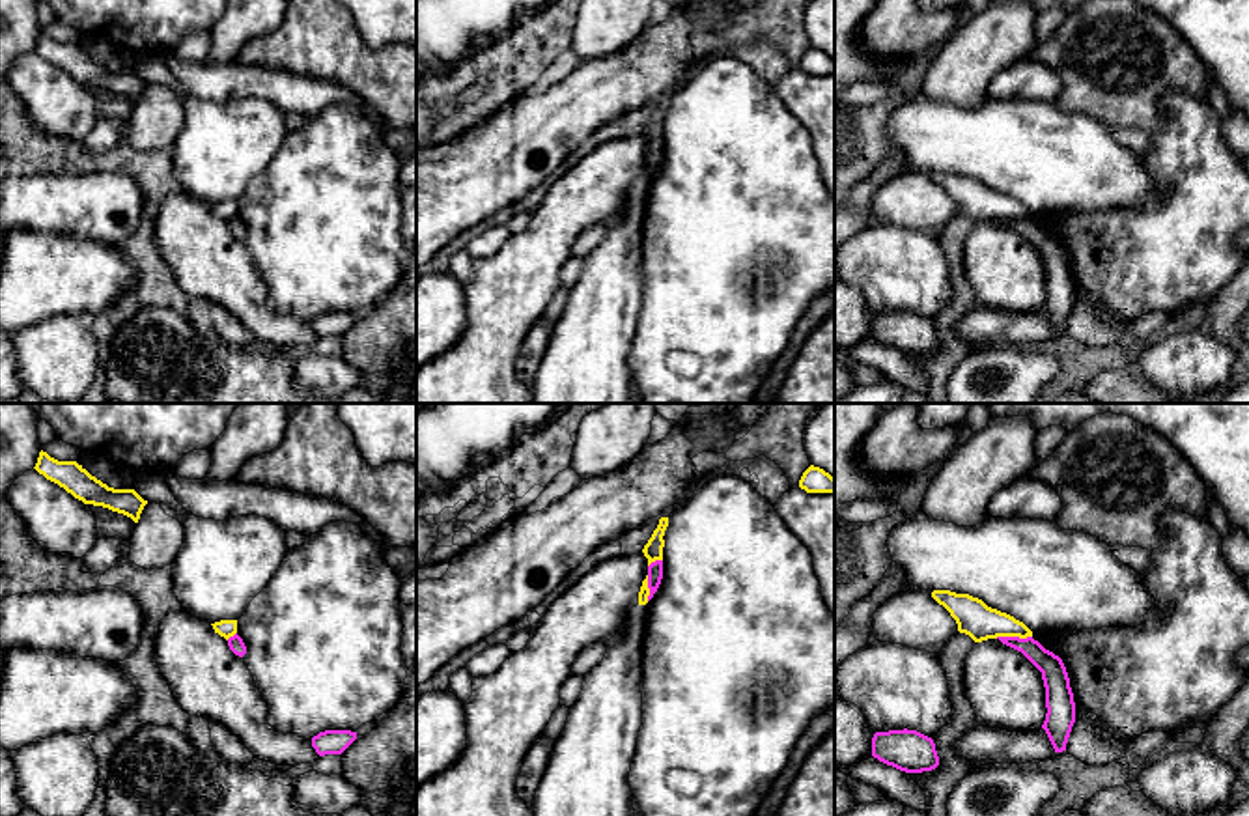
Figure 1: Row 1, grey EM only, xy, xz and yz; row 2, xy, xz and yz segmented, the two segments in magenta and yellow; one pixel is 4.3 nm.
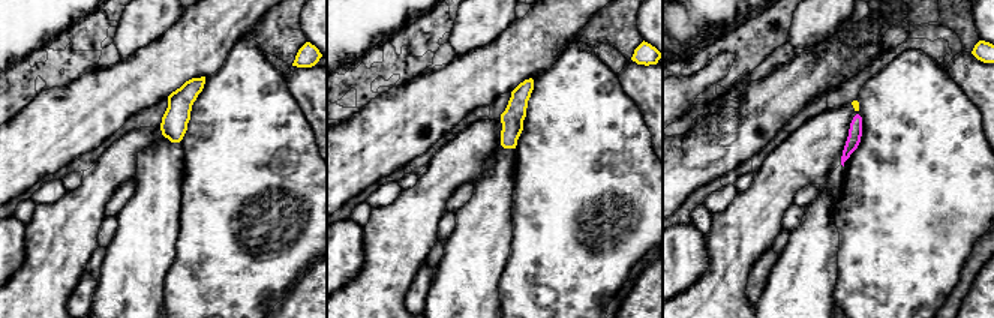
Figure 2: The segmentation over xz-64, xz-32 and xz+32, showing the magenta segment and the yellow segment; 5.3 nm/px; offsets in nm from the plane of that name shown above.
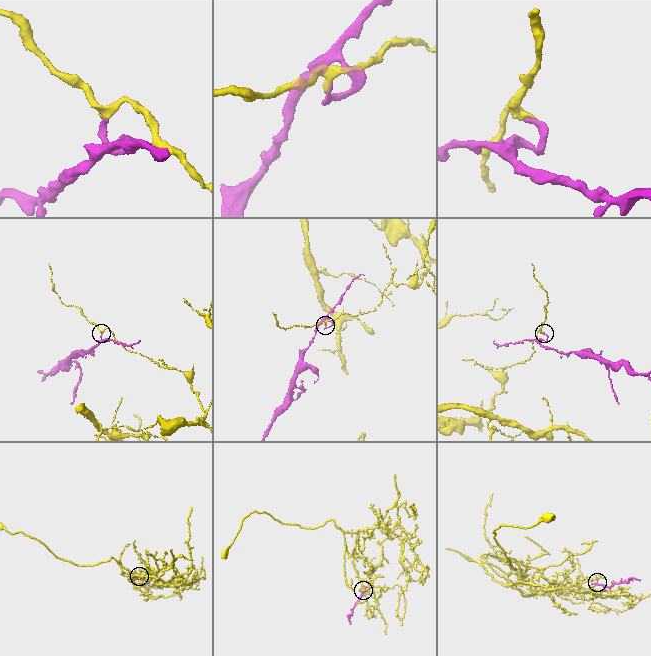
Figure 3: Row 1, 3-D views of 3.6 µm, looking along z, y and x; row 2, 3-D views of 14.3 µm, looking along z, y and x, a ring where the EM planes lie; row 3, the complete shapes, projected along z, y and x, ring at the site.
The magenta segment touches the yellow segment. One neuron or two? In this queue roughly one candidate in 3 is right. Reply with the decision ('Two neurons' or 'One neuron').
Two neurons

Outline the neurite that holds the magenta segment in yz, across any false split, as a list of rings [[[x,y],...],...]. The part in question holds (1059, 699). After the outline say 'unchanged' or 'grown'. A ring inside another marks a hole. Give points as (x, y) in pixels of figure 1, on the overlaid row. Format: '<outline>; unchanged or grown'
[[[997,637],[1003,644],[1021,652],[1040,672],[1046,687],[1046,730],[1055,753],[1066,751],[1075,723],[1075,702],[1066,667],[1059,655],[1046,650],[1032,637]]]; unchanged

